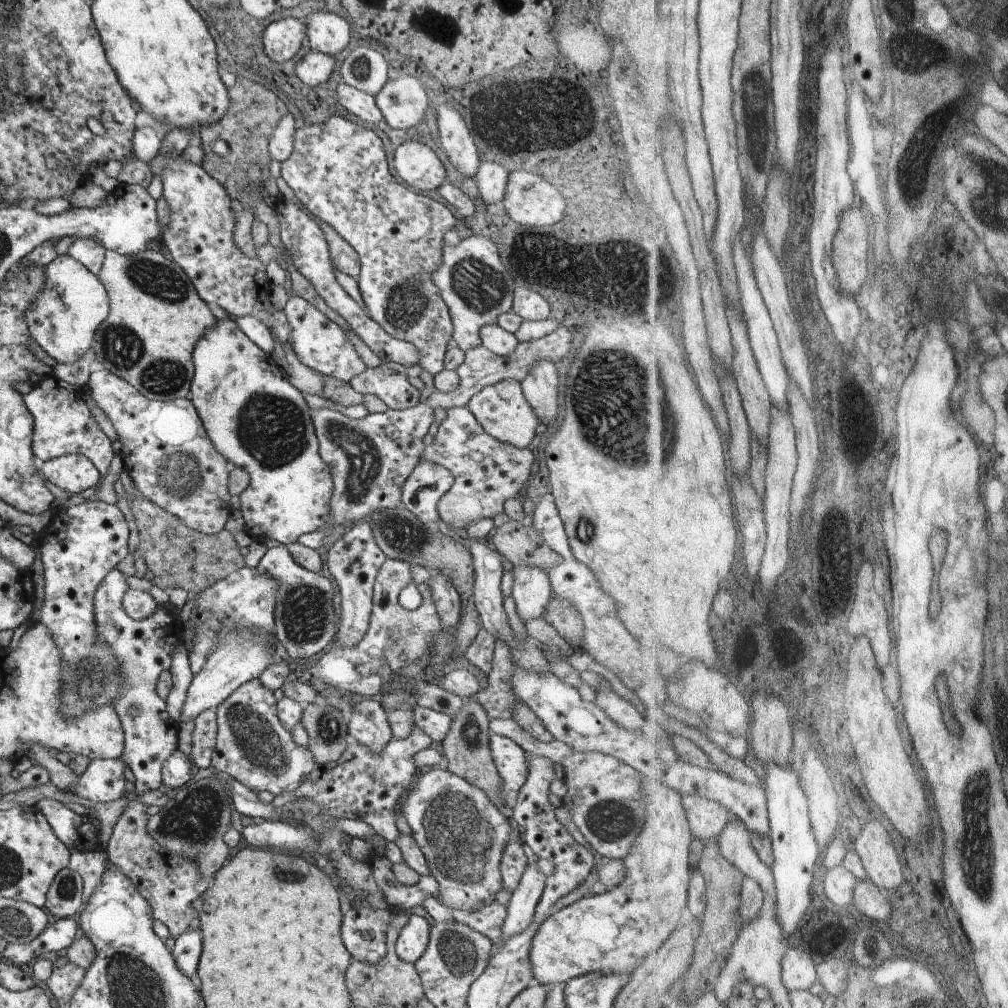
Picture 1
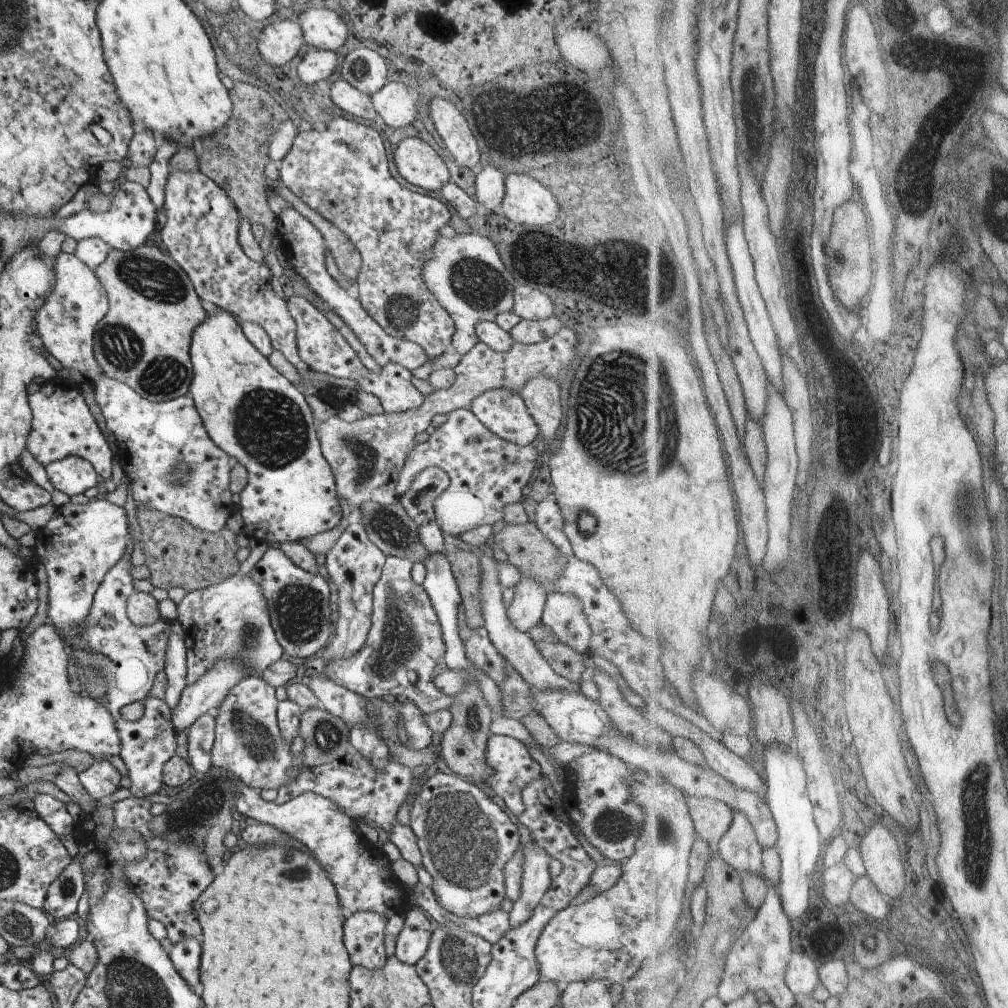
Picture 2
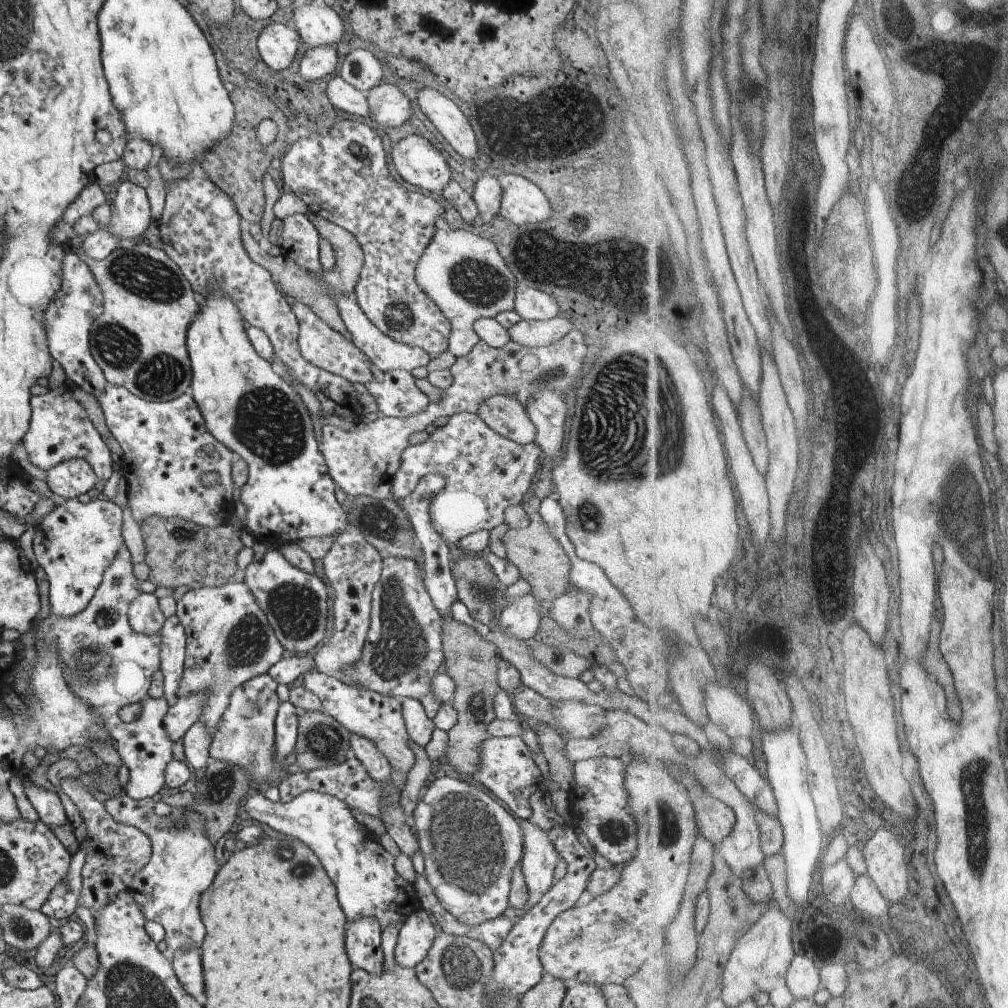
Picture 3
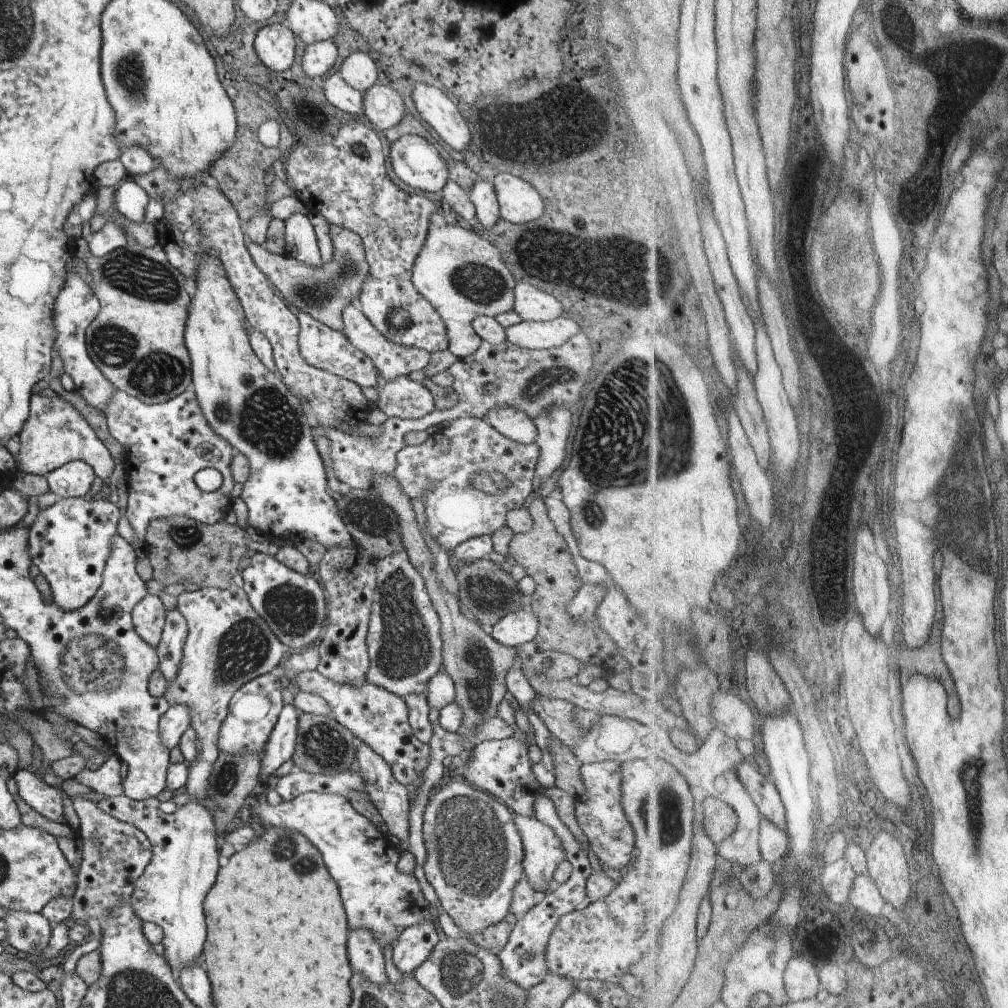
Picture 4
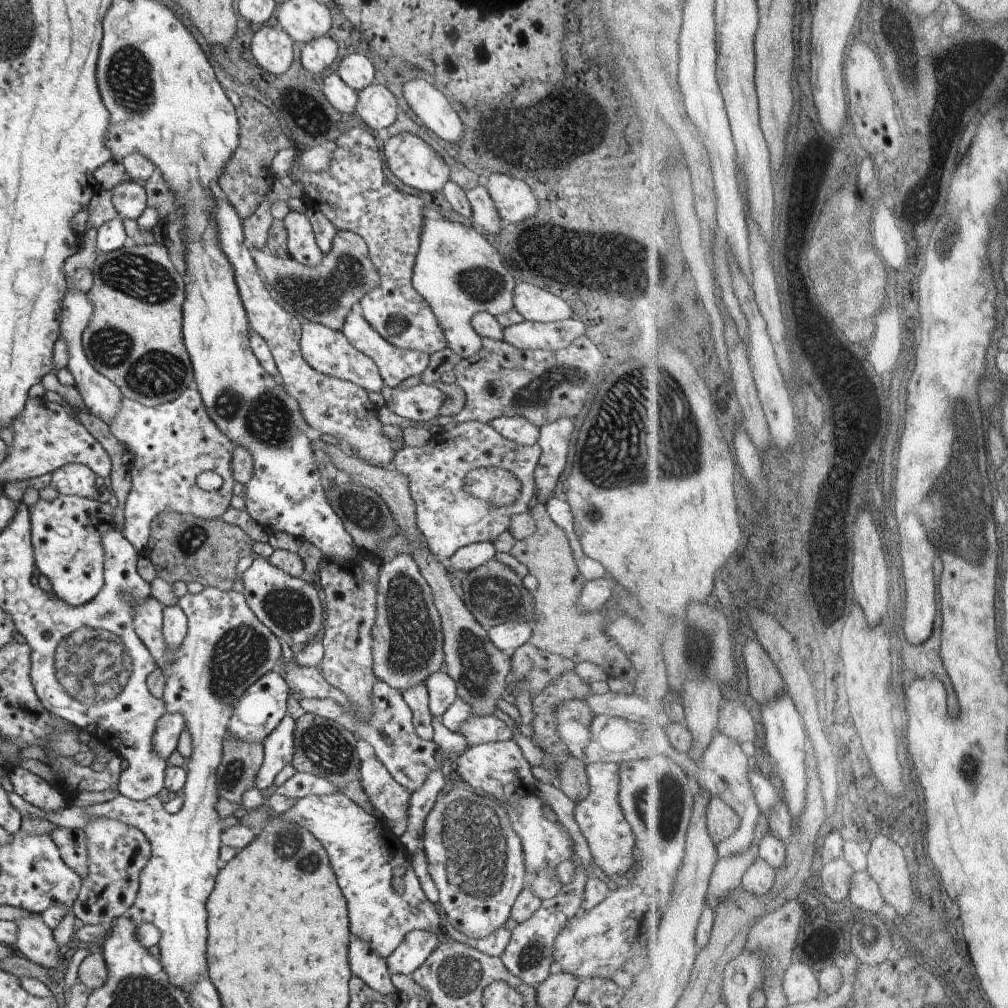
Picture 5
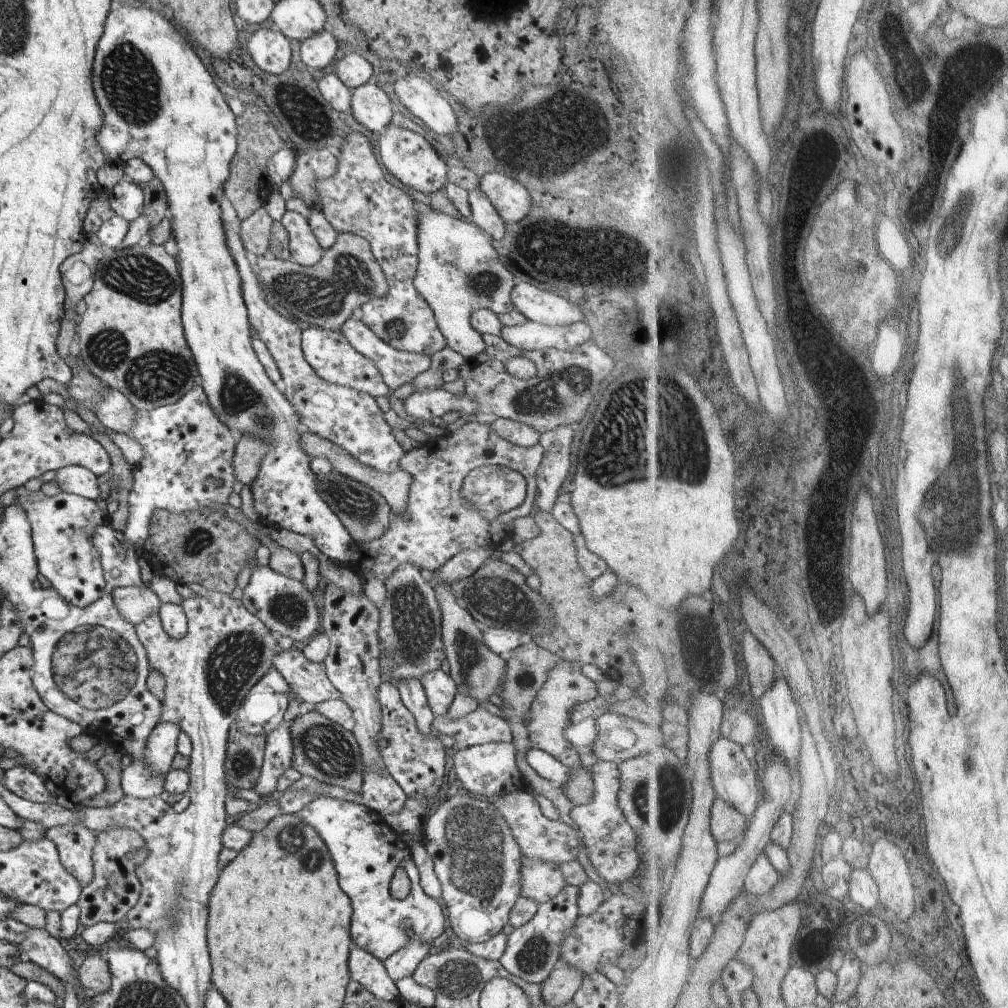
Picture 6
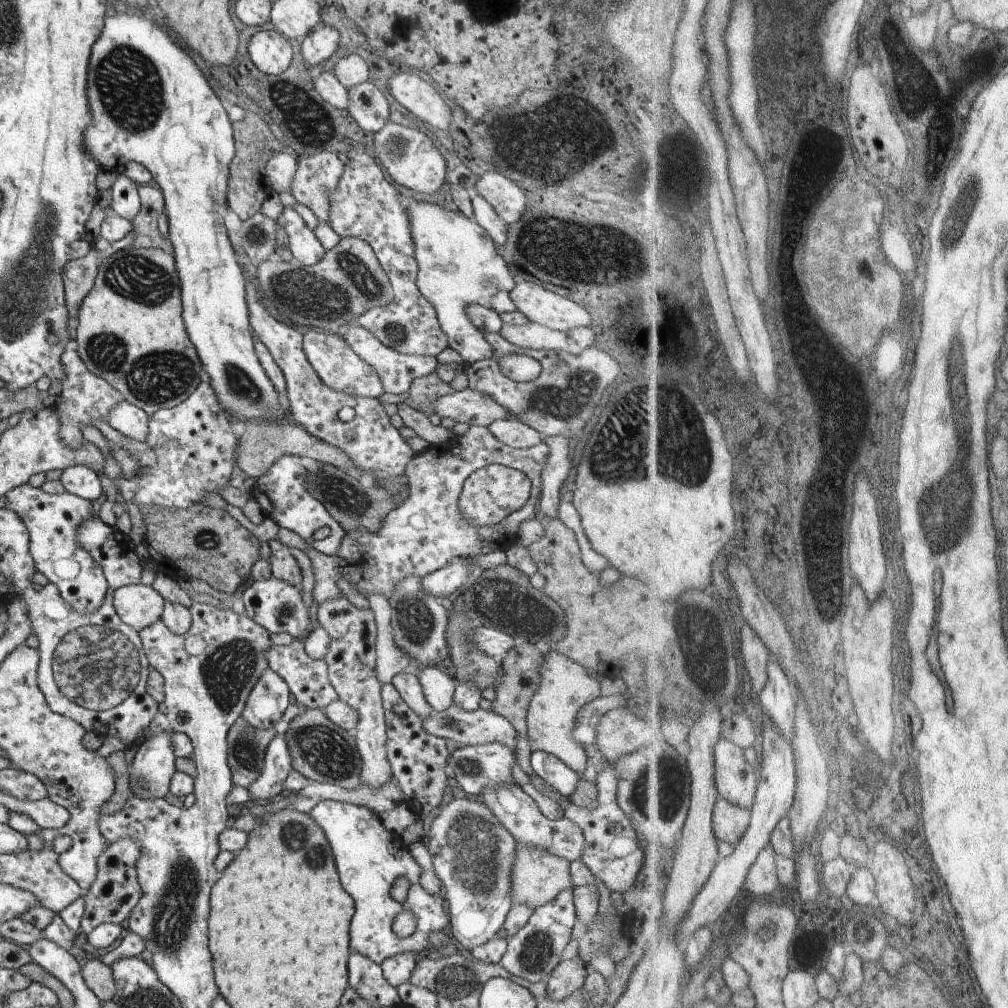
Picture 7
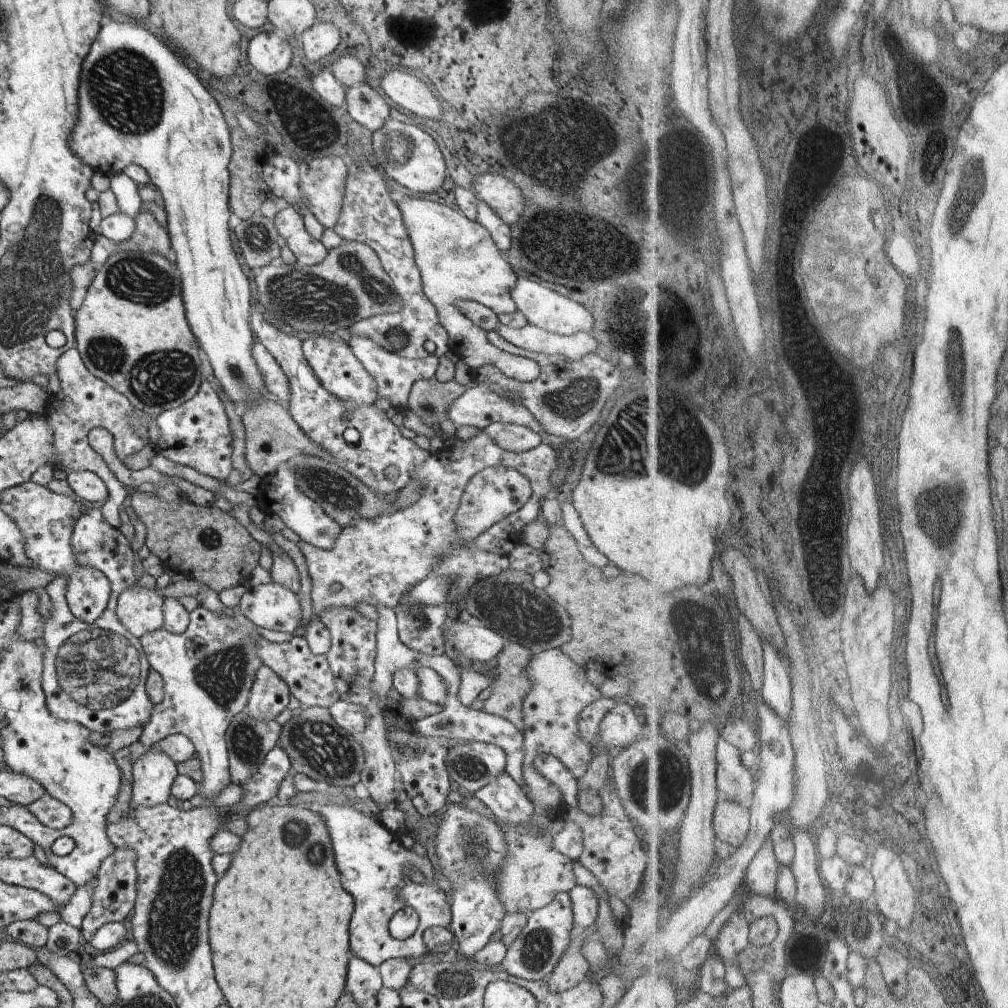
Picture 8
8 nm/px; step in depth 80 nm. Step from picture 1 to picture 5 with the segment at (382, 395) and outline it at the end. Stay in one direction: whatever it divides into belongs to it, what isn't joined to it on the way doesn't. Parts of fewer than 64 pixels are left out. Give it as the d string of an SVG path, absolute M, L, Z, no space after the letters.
M420 383L402 390L400 386L391 390L391 402L388 408L408 420L428 422L438 416L444 404L443 392L434 385Z

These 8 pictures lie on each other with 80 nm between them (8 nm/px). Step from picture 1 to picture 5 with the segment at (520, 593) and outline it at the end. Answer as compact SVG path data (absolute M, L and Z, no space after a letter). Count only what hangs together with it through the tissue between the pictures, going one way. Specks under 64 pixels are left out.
M508 621L488 629L487 635L498 650L513 652L524 643L529 642L533 634L533 626L528 624L527 621Z

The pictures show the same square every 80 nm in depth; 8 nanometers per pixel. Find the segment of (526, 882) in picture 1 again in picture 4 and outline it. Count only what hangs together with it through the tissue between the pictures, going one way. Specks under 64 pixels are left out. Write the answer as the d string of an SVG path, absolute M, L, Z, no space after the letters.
M512 813L513 823L518 829L523 842L523 869L528 878L534 883L533 888L540 897L540 890L548 886L552 880L552 873L558 868L558 865L565 859L565 848L562 846L561 838L555 833L555 830L546 823L543 823L536 814L521 815Z

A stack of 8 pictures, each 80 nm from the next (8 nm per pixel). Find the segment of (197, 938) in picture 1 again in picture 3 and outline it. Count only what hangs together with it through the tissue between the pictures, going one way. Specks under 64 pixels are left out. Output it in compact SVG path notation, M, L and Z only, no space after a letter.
M192 947L187 951L176 951L173 969L185 991L205 1007L205 980L200 949Z

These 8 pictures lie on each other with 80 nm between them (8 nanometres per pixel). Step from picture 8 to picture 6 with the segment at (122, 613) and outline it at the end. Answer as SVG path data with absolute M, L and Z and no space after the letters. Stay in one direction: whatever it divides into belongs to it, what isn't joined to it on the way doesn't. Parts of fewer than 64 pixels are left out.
M149 586L116 587L113 590L113 597L118 610L134 626L159 612L162 604Z

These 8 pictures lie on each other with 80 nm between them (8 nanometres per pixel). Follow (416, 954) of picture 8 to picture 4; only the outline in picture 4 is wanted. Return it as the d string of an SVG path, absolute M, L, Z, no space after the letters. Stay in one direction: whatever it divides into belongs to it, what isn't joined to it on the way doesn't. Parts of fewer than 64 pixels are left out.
M307 792L275 807L257 797L251 803L255 819L265 826L298 831L321 852L329 873L337 882L350 930L370 931L384 950L387 945L396 944L406 927L433 922L436 914L424 899L416 877L412 873L398 872L396 862L402 848L394 852L394 858L385 856L390 845L387 834L356 812L345 796Z

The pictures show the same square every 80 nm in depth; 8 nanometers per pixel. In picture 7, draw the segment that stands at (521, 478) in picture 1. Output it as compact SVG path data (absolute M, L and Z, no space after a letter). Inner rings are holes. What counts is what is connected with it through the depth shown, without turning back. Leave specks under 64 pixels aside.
M470 425L467 432L456 437L454 441L433 447L428 453L419 451L405 468L410 488L409 497L382 520L382 526L376 532L366 529L346 531L337 553L333 555L324 554L314 547L308 547L304 551L313 564L313 599L320 604L345 597L342 591L336 588L336 581L340 578L347 580L366 598L374 593L382 593L389 599L396 585L404 577L412 575L422 578L448 565L453 559L514 547L514 538L520 525L525 520L537 517L536 502L542 490L541 474L546 466L549 450L550 447L544 442L532 448L515 449L502 444L488 427ZM494 463L518 469L530 479L529 500L498 524L491 527L475 527L461 518L458 496L466 478L479 468Z

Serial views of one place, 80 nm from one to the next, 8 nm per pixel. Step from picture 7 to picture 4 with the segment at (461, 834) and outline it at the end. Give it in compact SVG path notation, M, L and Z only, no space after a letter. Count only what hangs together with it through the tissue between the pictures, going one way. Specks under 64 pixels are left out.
M447 775L445 780L448 784L441 790L434 790L423 814L423 839L427 850L423 868L440 906L448 912L456 926L468 936L479 935L489 926L504 921L510 910L515 886L525 872L523 842L508 807L494 800L490 793L481 791L456 775Z

